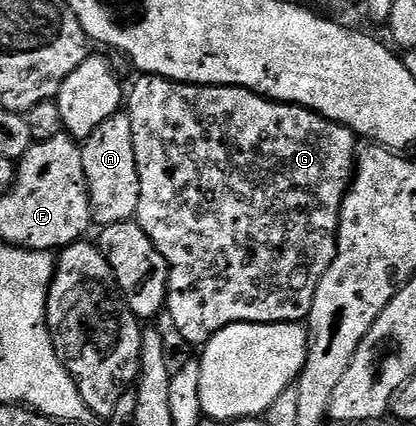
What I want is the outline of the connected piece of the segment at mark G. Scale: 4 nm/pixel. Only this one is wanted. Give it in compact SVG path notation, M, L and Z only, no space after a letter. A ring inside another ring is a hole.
M145 74L137 77L139 80L128 88L128 115L132 122L132 146L136 146L136 170L140 174L140 206L136 223L152 238L156 250L164 254L164 258L170 267L170 277L168 278L168 294L166 295L165 311L170 312L170 320L174 323L174 328L178 331L178 336L186 344L198 344L204 346L220 330L224 330L233 324L297 324L305 321L312 310L312 302L316 298L316 290L320 286L320 278L328 274L328 266L336 258L338 249L338 223L340 222L340 210L346 197L346 189L350 187L350 181L356 171L356 137L354 131L345 128L343 124L332 122L320 114L316 114L307 108L301 108L299 104L281 104L278 100L269 100L267 96L257 96L255 92L250 92L247 88L232 88L229 86L207 86L205 84L179 84L176 80L166 80L162 76L148 76Z

